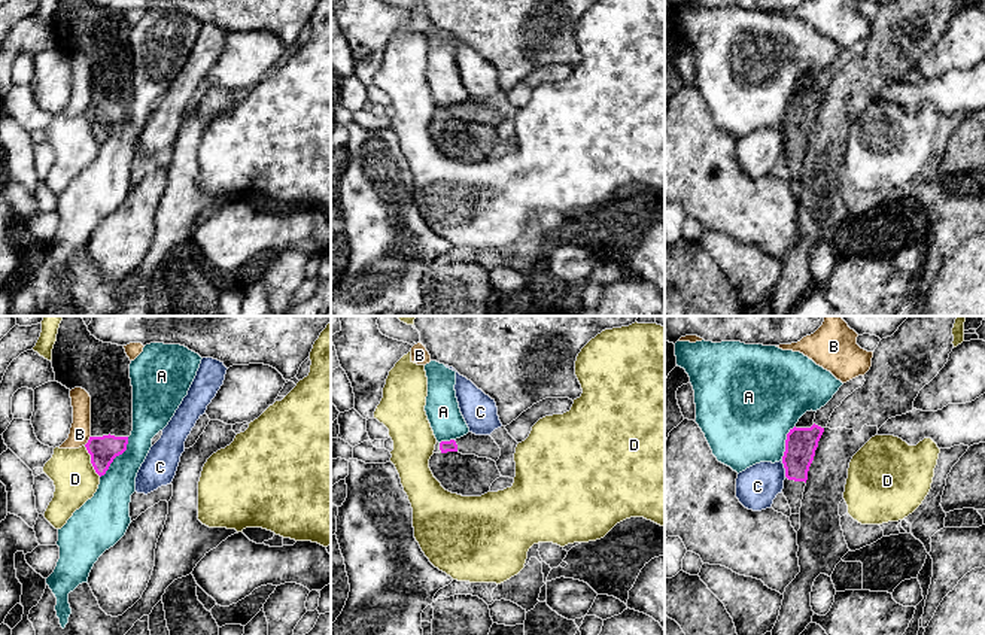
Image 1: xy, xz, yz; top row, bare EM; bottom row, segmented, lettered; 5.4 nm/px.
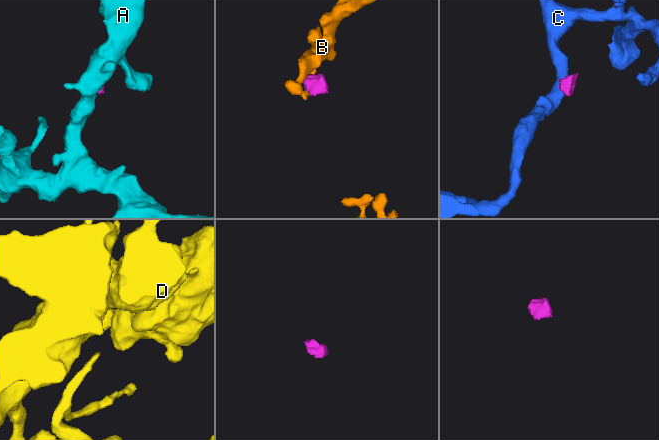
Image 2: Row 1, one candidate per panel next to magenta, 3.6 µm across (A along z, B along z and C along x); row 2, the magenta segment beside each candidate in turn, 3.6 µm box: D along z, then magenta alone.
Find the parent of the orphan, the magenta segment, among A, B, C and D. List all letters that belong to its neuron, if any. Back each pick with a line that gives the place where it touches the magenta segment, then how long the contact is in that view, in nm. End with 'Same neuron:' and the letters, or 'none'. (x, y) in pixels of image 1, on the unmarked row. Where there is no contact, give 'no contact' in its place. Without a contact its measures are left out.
Same neuron: none

